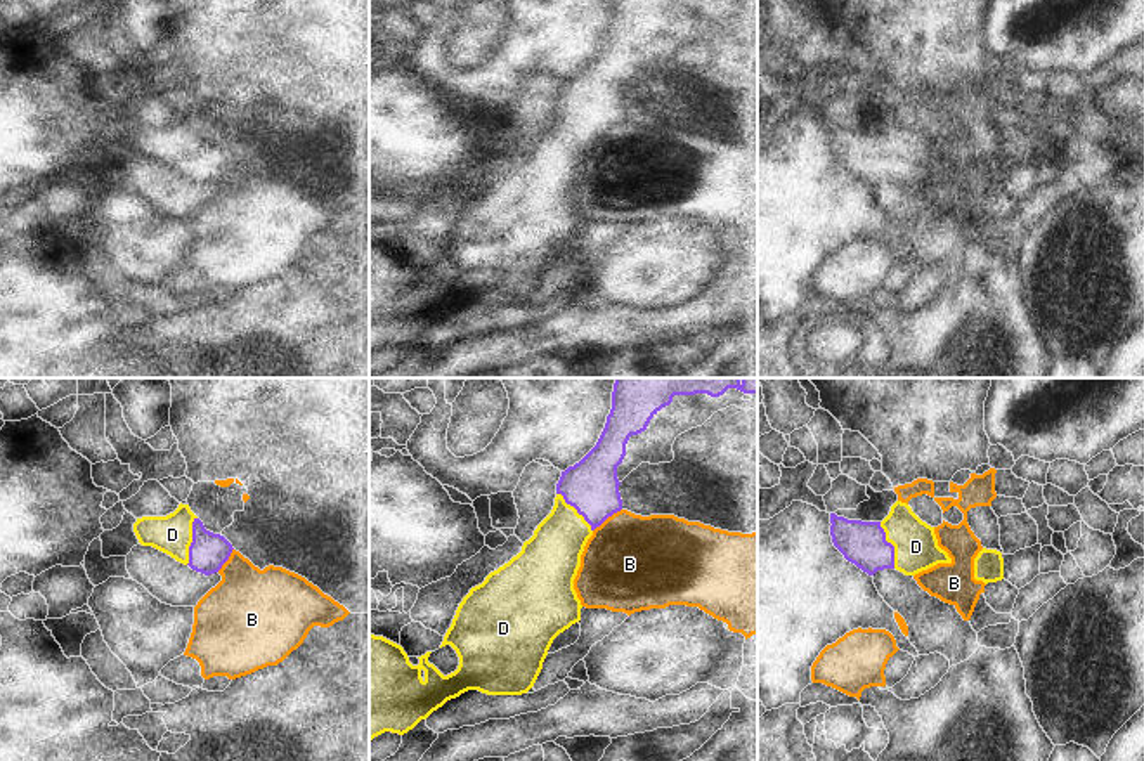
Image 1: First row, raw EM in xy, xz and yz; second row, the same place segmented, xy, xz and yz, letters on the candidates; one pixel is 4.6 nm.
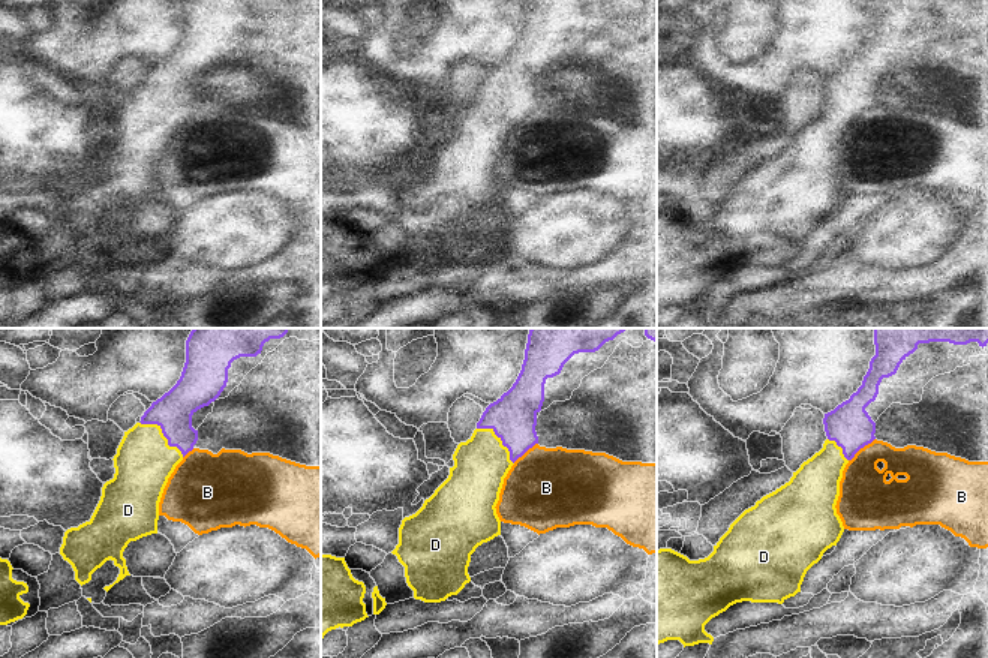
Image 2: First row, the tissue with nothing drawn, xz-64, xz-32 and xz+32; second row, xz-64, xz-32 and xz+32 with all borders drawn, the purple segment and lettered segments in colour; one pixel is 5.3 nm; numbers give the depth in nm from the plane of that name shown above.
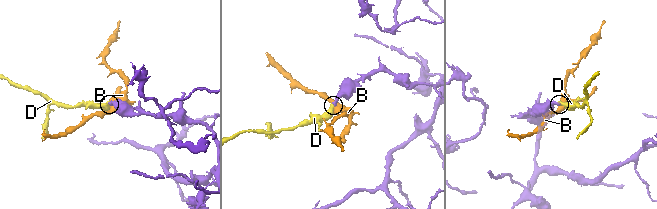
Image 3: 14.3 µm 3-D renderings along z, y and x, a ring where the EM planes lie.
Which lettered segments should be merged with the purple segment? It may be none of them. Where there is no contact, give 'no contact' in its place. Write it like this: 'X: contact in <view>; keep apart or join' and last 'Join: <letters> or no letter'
B: contact in xz; keep apart
D: contact in xy; join
Join: D

